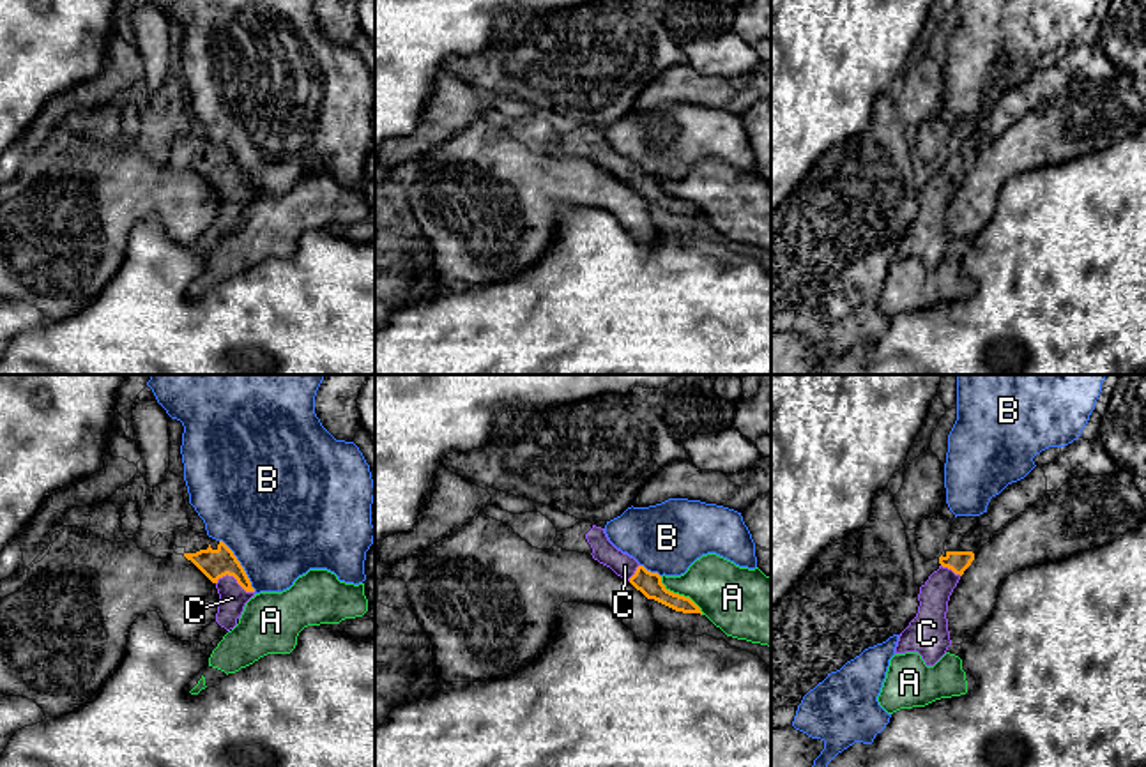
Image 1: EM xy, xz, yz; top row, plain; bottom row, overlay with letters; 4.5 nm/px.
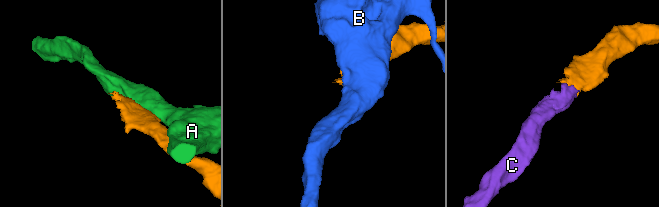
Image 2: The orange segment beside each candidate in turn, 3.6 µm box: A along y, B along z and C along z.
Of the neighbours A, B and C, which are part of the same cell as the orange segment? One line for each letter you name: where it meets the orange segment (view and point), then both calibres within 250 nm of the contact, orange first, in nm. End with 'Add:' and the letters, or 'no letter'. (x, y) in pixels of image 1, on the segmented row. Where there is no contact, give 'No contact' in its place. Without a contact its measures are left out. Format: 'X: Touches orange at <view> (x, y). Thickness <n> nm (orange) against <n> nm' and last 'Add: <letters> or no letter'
C: Touches orange at xy (236, 578). Thickness 140 nm (orange) against 130 nm
Add: C

